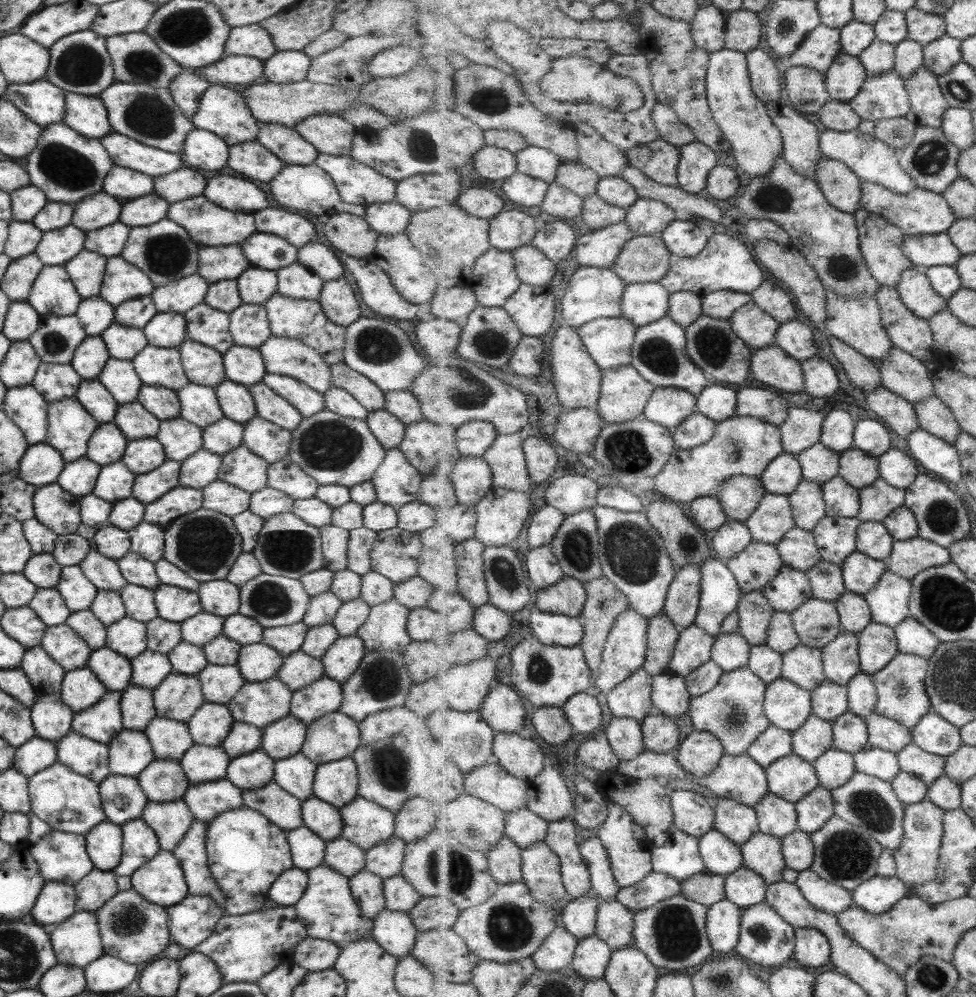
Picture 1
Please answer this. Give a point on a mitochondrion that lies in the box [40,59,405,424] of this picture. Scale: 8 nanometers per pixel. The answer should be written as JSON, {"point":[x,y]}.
{"point":[147,115]}

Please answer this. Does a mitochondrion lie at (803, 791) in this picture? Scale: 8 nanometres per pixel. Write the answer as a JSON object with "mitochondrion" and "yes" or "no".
{"mitochondrion":"no"}

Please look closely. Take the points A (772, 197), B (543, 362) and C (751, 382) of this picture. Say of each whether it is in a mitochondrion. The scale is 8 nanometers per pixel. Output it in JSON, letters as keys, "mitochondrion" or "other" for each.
{"A":"mitochondrion","B":"other","C":"other"}

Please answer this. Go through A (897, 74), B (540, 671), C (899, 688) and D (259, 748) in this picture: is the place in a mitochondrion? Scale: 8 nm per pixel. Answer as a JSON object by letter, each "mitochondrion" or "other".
{"A":"other","B":"mitochondrion","C":"mitochondrion","D":"other"}

